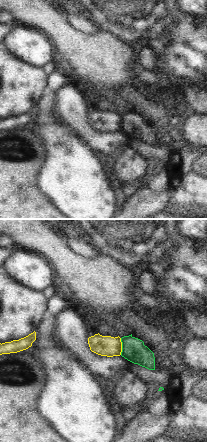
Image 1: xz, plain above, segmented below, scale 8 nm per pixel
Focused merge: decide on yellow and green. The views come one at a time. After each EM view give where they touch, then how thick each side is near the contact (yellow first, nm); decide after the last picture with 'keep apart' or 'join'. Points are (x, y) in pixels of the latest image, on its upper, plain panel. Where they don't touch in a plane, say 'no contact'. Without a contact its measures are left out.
contact (121, 122); calibres 160 and 190 nm

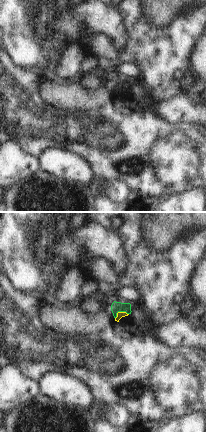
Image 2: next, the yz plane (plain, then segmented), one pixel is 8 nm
contact (120, 88); calibres 50 and 90 nm

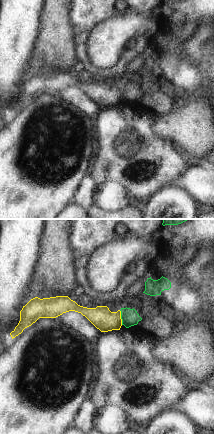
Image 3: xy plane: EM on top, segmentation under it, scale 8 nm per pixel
contact (120, 93); calibres 180 and 140 nm

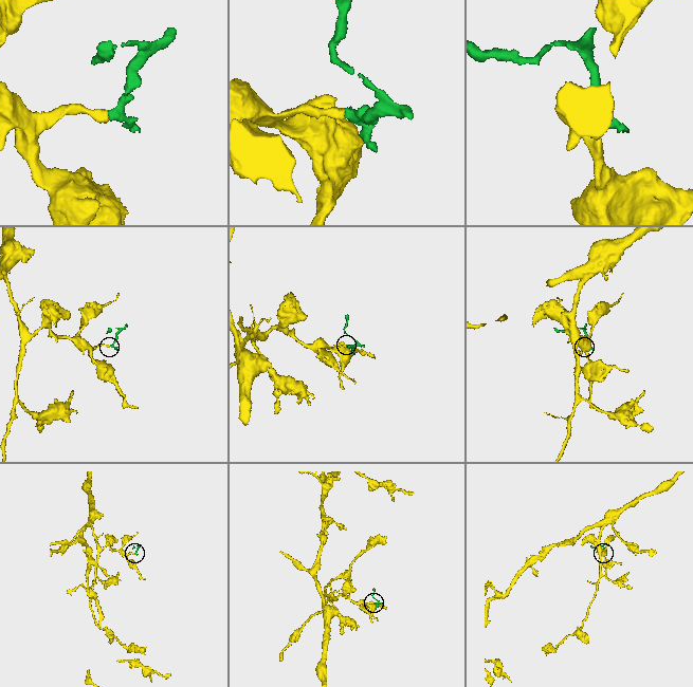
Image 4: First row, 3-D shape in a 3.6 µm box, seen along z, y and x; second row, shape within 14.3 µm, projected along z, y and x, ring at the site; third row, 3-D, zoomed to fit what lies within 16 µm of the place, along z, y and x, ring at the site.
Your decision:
keep apart

